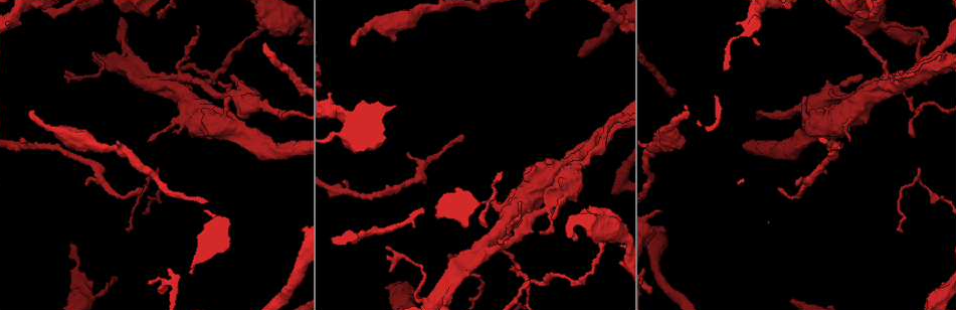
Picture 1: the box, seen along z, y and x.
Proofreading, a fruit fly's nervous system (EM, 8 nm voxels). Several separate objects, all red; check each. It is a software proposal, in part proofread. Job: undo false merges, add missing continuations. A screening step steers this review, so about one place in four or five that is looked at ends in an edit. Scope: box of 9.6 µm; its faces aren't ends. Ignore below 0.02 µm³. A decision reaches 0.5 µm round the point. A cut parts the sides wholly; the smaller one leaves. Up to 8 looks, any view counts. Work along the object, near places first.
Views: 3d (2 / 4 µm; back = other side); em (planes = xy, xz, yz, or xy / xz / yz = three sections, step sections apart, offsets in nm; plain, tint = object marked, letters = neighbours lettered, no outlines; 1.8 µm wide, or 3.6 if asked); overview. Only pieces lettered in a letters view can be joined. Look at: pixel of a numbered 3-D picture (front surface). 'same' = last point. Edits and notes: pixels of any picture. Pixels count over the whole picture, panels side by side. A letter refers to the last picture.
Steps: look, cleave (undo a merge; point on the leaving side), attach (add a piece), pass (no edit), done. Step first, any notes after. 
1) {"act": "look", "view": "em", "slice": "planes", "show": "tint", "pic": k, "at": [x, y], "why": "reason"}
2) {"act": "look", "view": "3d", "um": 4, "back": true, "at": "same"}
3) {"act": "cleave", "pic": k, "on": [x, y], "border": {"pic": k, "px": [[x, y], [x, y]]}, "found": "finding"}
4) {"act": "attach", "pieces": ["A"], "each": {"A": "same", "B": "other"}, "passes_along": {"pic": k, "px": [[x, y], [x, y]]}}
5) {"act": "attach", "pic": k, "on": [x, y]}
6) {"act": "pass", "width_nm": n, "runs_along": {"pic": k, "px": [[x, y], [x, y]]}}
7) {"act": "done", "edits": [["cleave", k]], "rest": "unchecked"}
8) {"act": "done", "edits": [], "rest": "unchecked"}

{"act": "look", "view": "3d", "um": 2, "pic": 1, "at": [407, 152], "why": "free end"}

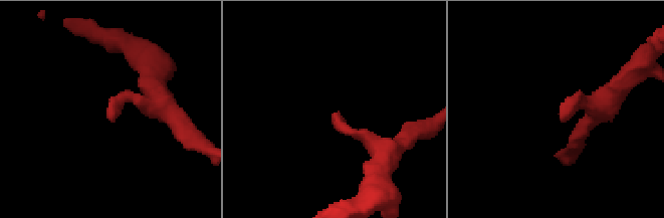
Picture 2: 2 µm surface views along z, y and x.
{"act": "look", "view": "em", "slice": "planes", "show": "letters", "pic": 2, "at": [110, 118]}

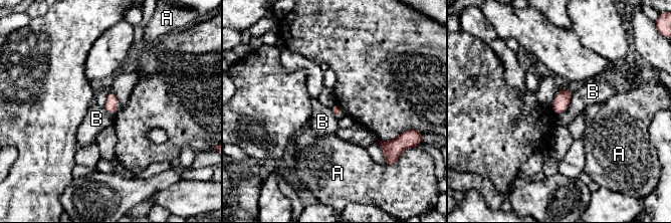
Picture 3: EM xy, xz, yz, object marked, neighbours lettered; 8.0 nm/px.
{"act": "pass", "longest_contact_nm": ["B", 240], "each": {"A": "other", "B": "other"}, "border": {"pic": 3, "px": [[574, 91], [569, 106], [554, 115]]}, "found": "none of them fits"}

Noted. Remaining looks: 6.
{"act": "look", "view": "3d", "um": 2, "back": true, "pic": 1, "at": [30, 113], "why": "free end"}

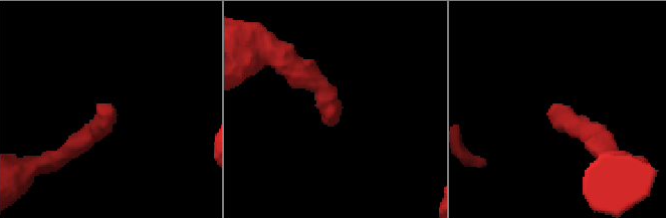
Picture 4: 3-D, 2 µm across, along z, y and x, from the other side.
{"act": "look", "view": "em", "slice": "planes", "show": "letters", "pic": 4, "at": [110, 112]}

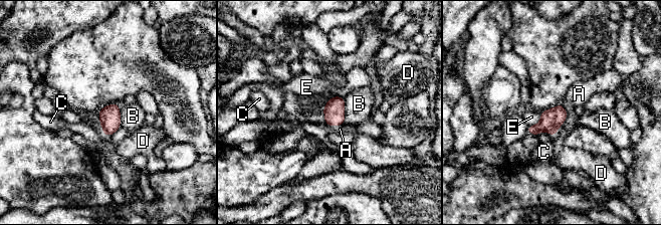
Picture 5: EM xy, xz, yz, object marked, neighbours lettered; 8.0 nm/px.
{"act": "attach", "pieces": ["A"], "each": {"A": "same", "B": "other", "C": "other", "D": "other", "E": "other"}, "passes_along": {"pic": 5, "px": [[334, 110], [336, 126], [340, 129]]}, "found": "it goes on there"}

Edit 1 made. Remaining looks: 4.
{"act": "look", "view": "em", "um": 3.6, "slice": "planes", "show": "tint", "pic": 1, "at": [293, 111], "why": "abrupt turn"}

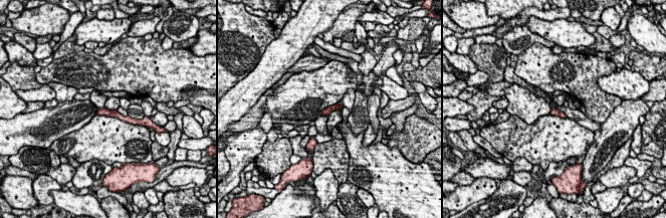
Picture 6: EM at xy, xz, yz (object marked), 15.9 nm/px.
{"act": "look", "view": "em", "um": 3.6, "slice": "planes", "show": "letters", "at": "same", "why": "what lies round it"}

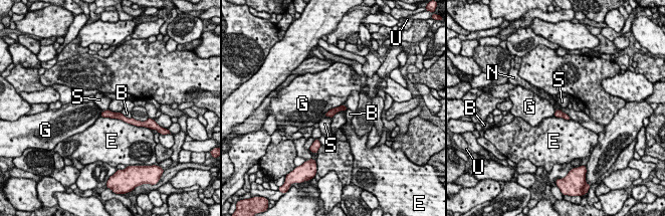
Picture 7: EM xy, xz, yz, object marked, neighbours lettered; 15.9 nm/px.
{"act": "pass", "each": {"B": "other", "E": "other", "G": "other", "N": "other", "S": "other", "U": "other"}, "border": {"pic": 7, "px": [[556, 109], [564, 112], [571, 119]]}, "found": "one neuron here"}

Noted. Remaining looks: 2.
{"act": "done", "edits": [["attach", 5]], "rest": "unchecked"}

